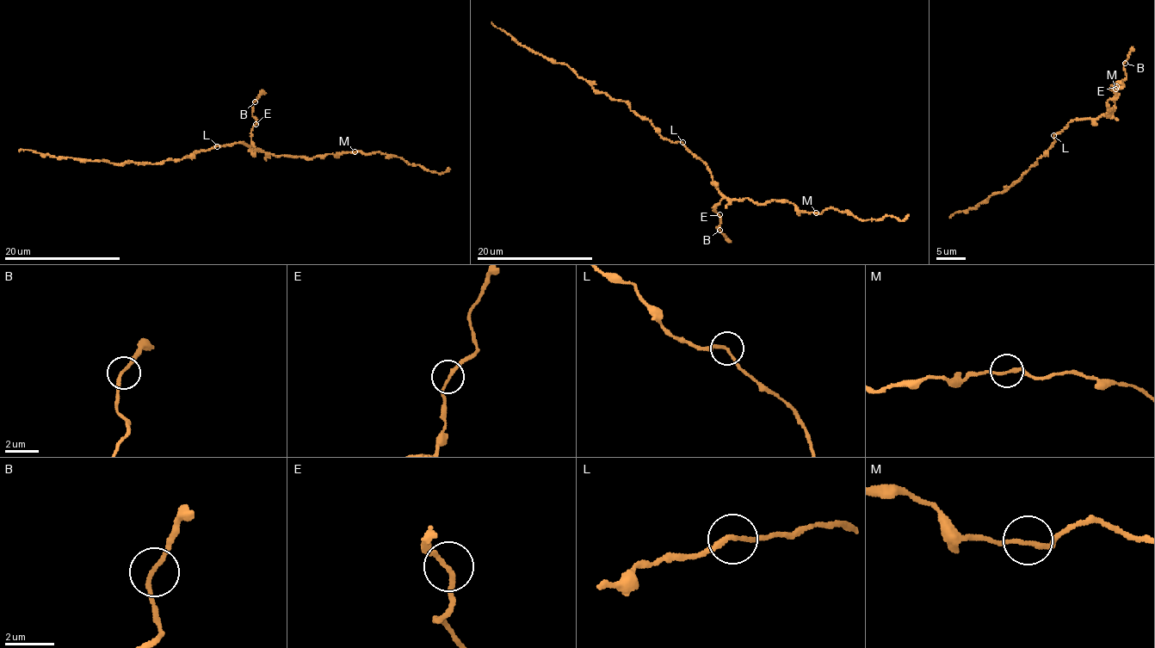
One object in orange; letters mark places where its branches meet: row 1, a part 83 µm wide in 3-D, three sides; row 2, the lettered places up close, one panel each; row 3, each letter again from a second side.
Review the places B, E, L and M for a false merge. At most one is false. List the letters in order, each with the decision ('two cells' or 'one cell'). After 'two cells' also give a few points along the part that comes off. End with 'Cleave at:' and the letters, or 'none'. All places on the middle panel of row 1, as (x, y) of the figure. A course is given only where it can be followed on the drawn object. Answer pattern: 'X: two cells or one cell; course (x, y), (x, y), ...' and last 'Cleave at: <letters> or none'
B: one cell
E: one cell
L: one cell
M: one cell
Cleave at: none

